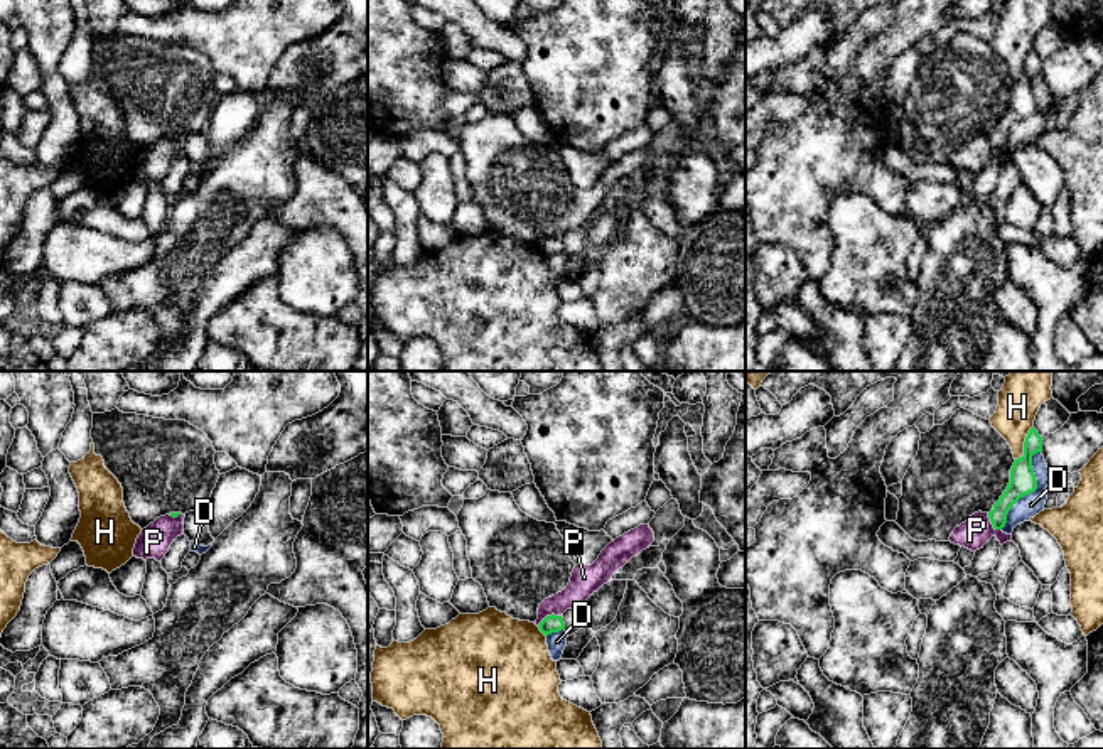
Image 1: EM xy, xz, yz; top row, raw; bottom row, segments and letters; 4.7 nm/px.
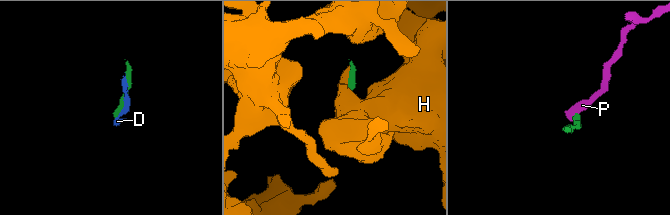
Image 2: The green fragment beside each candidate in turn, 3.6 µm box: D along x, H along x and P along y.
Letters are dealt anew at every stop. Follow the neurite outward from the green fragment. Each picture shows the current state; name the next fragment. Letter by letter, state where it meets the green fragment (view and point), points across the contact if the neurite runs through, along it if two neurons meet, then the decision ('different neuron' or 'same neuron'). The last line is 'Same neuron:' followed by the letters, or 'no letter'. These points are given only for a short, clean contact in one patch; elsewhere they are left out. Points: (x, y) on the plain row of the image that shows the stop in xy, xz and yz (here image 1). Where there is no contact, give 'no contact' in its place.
D: contact yz (1033, 113); different neuron
H: contact yz (1024, 66); different neuron
P: contact xz (548, 238); border xz (560, 237), (548, 237), (538, 248); different neuron
Same neuron: no letter

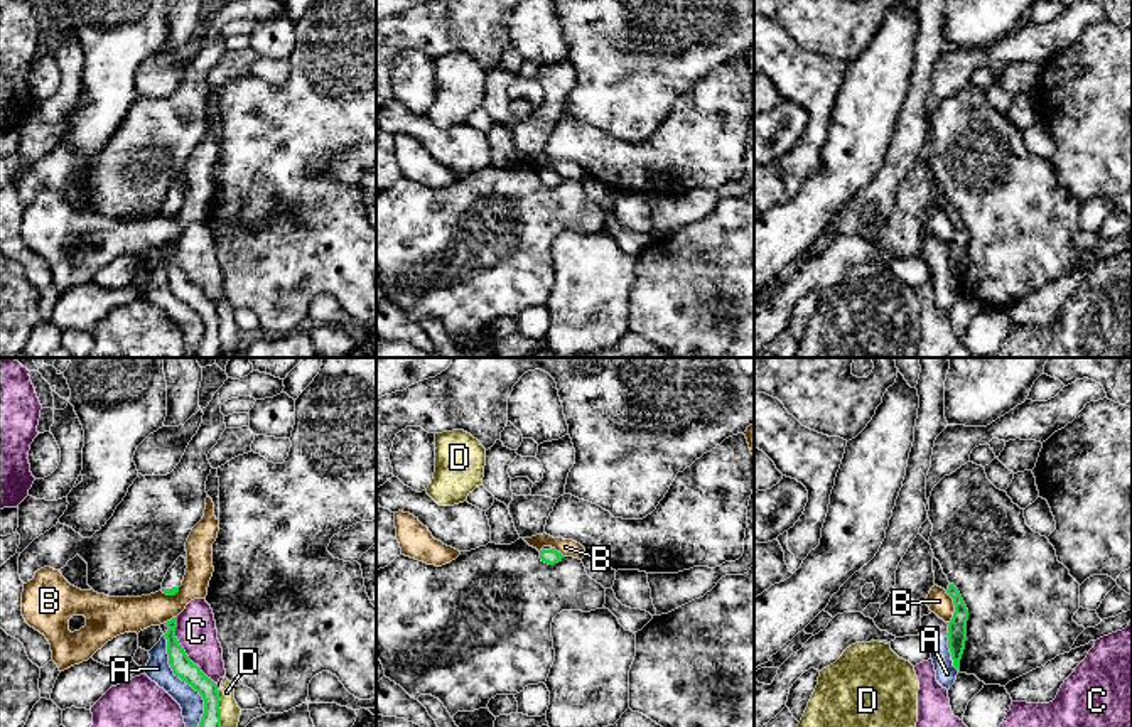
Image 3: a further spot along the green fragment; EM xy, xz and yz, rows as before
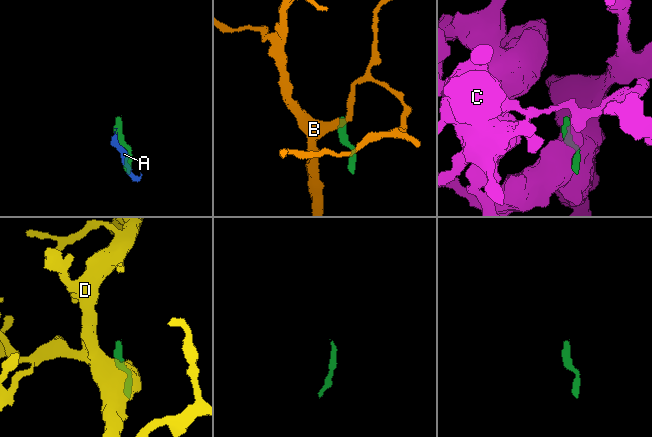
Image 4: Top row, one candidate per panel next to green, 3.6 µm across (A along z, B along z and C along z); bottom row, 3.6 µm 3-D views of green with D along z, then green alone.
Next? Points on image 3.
A: contact xy (188, 306); different neuron
B: contact yz (955, 230); border yz (945, 213), (954, 226), (954, 238), (948, 245); different neuron
C: contact xy (184, 274); different neuron
D: contact xy (220, 333); border xy (218, 314), (221, 350); different neuron
Same neuron: no letter

